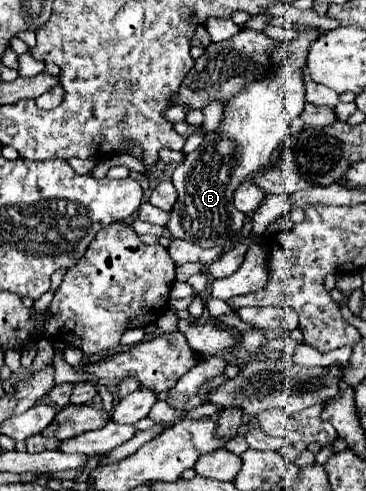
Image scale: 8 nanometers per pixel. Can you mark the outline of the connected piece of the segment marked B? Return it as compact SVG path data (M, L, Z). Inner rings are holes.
M293 23L293 31L297 31L299 35L295 39L283 41L281 49L275 51L275 61L279 63L277 71L271 73L267 79L261 79L257 83L251 83L243 93L239 93L237 97L233 97L227 105L225 105L225 119L219 127L217 133L205 133L203 143L185 157L185 161L173 171L173 185L177 189L177 203L171 209L171 221L167 223L167 229L171 231L171 235L175 239L185 239L191 241L199 247L225 247L233 235L243 227L245 223L245 213L237 211L233 207L233 193L237 191L237 187L241 183L245 183L247 179L253 179L255 173L263 171L273 157L273 151L287 139L289 135L289 123L303 111L305 105L305 89L303 89L303 65L307 59L307 49L309 43L315 39L317 31L315 29L307 29L303 25Z

